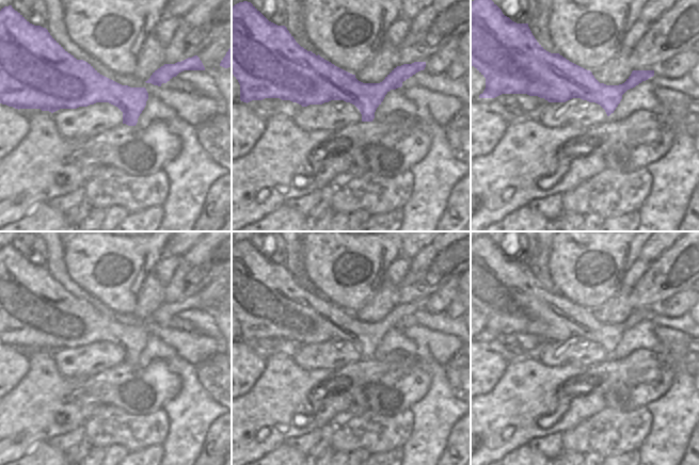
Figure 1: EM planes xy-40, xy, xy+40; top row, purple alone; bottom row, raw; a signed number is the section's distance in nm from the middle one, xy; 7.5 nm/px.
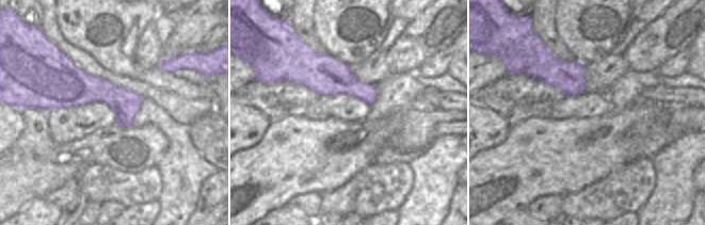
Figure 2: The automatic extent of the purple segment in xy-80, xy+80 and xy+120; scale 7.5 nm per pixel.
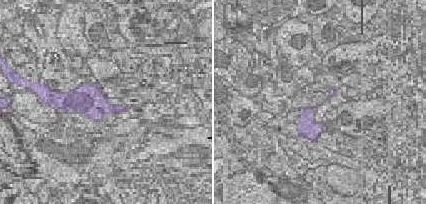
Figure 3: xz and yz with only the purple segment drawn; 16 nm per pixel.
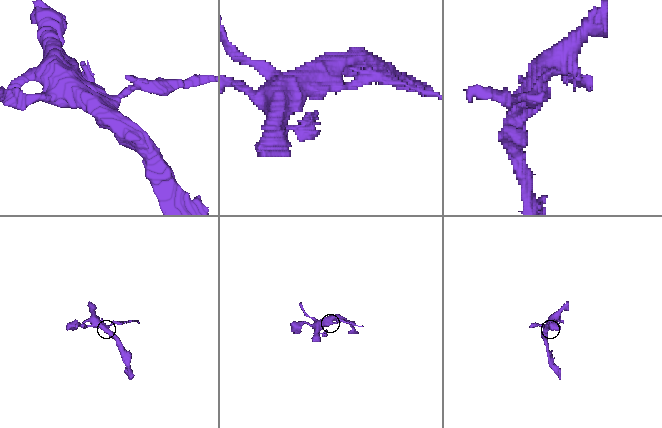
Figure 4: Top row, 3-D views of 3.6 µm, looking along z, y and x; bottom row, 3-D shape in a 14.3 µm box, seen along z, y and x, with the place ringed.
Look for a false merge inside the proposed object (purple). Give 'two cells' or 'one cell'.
two cells

